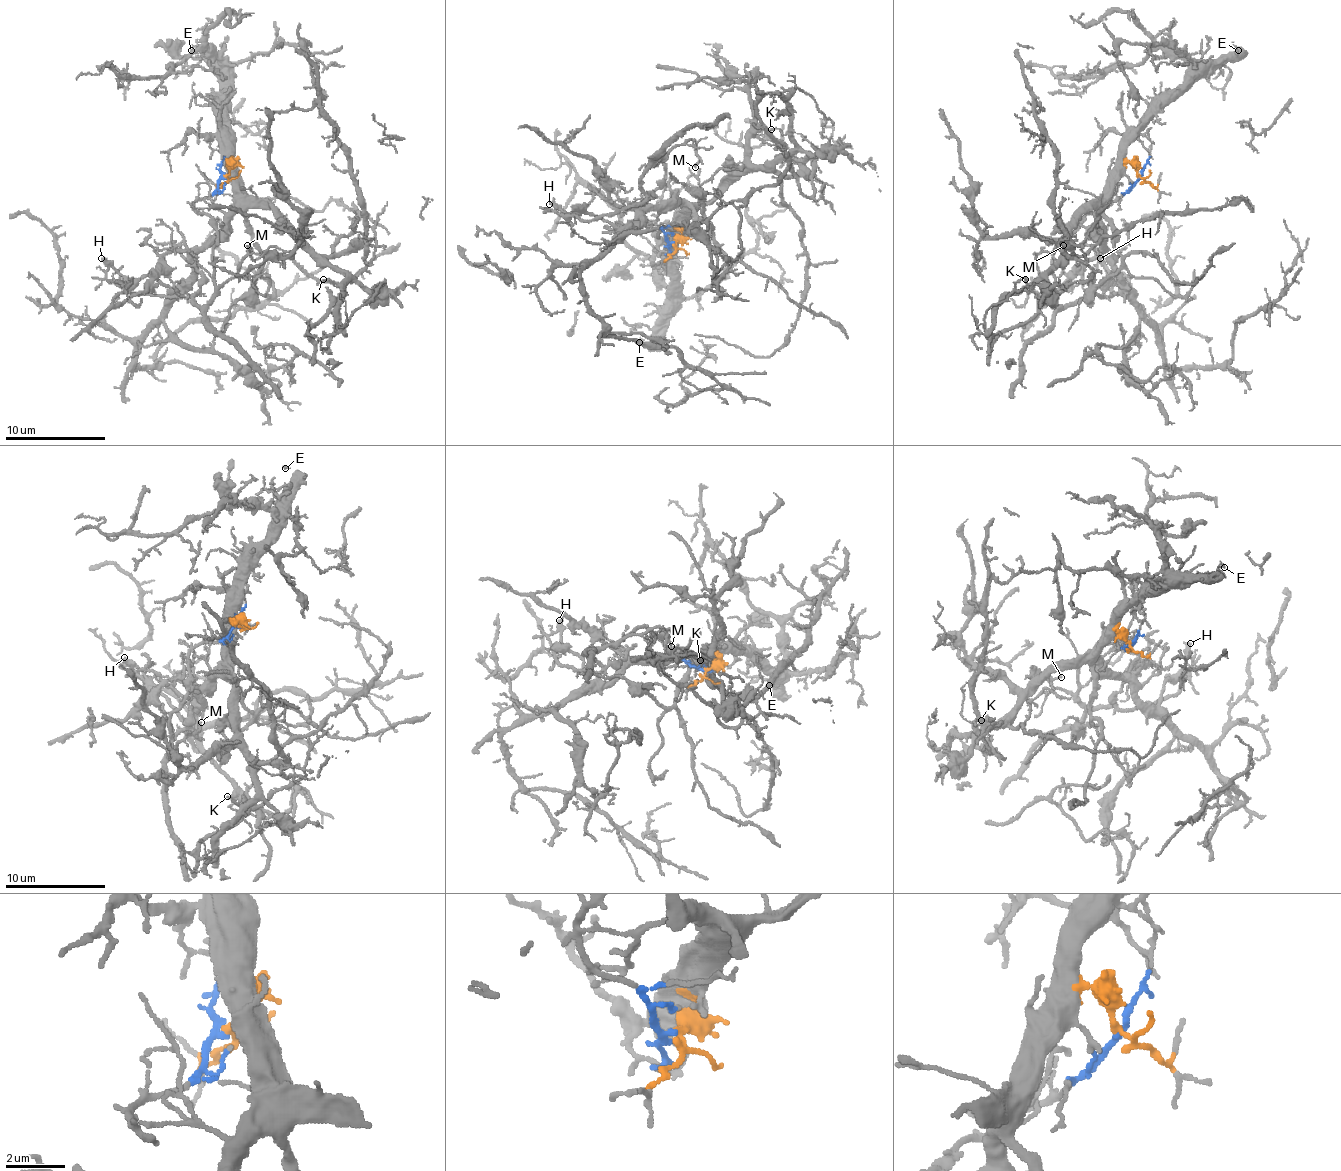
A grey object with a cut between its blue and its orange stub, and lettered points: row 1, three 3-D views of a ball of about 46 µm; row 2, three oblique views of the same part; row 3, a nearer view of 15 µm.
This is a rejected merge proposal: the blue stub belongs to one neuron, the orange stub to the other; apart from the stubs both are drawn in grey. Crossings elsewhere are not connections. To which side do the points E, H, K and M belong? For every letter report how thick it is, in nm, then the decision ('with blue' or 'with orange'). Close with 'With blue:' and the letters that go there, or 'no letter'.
E: 130 nm | with orange
H: 360 nm | with orange
K: 90 nm | with orange
M: 140 nm | with blue
With blue: M

